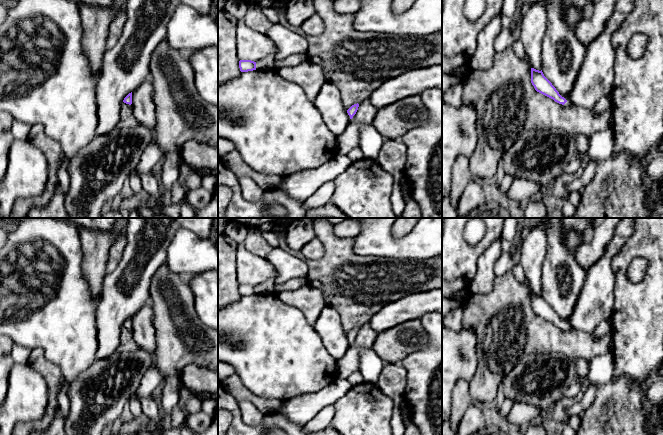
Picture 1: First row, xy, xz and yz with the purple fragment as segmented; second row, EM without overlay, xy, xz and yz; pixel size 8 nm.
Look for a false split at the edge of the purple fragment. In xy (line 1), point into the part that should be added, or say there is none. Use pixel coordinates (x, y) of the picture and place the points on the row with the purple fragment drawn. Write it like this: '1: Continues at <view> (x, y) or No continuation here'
1: No continuation here

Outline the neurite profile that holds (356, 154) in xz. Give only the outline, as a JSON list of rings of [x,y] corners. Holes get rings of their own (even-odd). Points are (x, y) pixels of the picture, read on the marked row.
[[[360,147],[354,148],[347,156],[351,159],[352,162],[356,162],[365,158]]]

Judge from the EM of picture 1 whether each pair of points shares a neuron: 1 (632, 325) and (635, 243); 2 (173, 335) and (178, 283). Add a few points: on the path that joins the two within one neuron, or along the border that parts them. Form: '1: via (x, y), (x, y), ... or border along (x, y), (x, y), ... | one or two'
1: via (632, 305), (621, 281), (621, 263) | one
2: via (174, 322), (174, 296) | one

